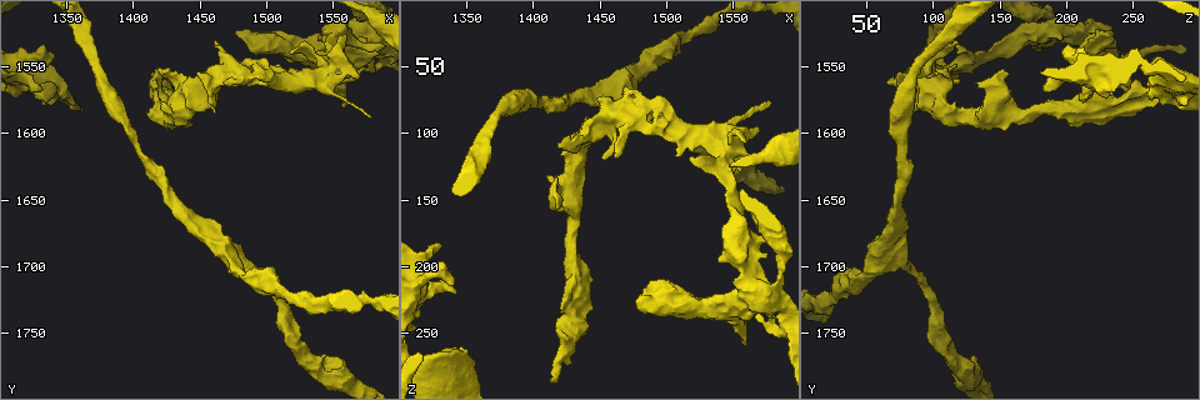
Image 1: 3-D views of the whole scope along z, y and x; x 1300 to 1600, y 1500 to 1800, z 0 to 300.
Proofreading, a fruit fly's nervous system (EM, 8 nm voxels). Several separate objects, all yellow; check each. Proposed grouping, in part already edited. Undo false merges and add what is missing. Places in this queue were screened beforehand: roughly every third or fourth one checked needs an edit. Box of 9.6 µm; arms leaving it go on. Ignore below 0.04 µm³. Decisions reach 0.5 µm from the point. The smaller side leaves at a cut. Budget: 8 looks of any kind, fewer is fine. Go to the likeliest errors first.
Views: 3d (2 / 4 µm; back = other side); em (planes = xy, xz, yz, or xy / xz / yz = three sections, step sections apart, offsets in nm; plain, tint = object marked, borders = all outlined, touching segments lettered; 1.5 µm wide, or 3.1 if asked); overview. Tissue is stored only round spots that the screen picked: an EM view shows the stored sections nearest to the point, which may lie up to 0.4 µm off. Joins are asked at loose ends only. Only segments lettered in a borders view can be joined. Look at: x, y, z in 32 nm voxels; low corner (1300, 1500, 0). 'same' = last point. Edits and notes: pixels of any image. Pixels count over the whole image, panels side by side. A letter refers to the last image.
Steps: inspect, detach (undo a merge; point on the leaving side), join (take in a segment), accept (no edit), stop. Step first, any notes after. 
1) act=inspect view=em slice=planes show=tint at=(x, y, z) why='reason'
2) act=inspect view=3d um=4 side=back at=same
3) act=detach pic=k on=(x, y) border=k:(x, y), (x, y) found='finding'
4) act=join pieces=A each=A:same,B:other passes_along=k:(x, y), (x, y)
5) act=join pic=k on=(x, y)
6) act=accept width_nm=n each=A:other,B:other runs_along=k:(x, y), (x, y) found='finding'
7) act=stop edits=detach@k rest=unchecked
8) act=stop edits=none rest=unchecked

act=inspect view=3d um=4 at=(1580, 1528, 220) why='calibre changes'

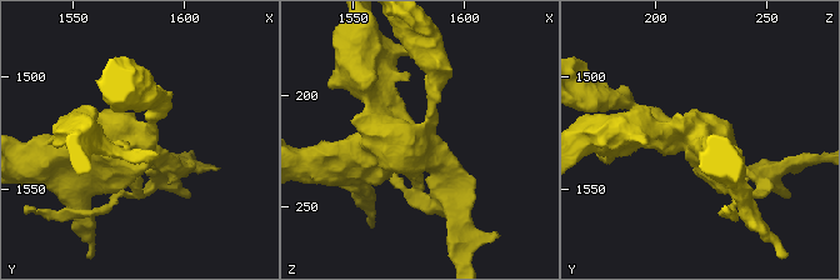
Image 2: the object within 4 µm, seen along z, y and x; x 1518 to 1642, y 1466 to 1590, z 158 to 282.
act=inspect view=em slice=planes show=borders at=(1578, 1528, 219) why='shape alone is not enough'

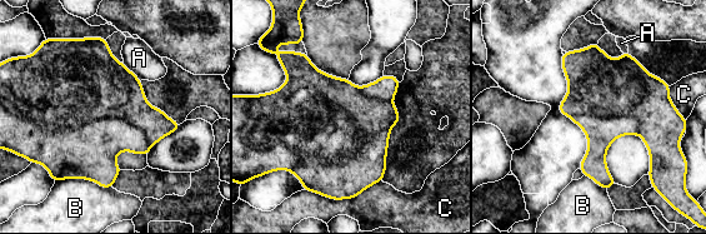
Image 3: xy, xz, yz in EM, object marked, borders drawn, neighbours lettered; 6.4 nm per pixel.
act=detach pic=3 on=(79, 84) longest_contact=C:300nm each=A:other,B:other,C:other found='two neurons meet here'

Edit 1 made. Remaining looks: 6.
act=inspect view=3d um=4 at=(1332, 1566, 182) why='free end'

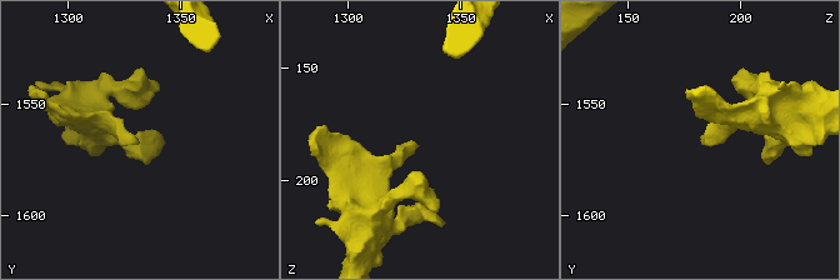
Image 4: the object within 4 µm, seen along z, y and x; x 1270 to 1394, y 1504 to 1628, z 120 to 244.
act=inspect view=em slice=planes show=tint at=(1330, 1567, 184) why='now the EM'

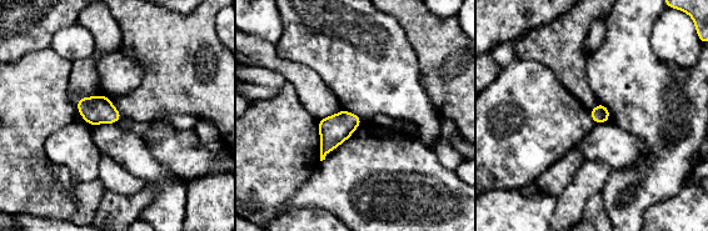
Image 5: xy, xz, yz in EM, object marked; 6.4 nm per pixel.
act=inspect view=em slice=planes show=borders at=same why='what lies round it'

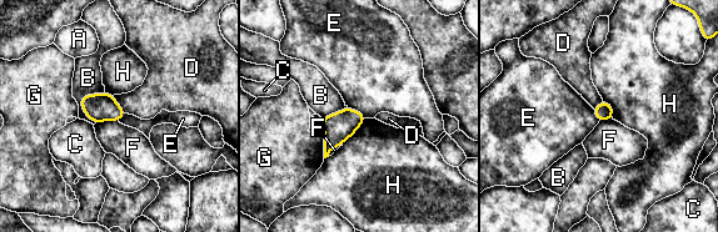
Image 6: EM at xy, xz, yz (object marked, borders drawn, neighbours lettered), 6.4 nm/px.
act=accept each=A:other,B:other,C:other,D:other,E:other,F:other,G:other,H:other border=6:(347, 105), (360, 111), (367, 117) found='no lettered segment goes on from it'

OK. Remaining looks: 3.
act=stop edits=detach@3 rest=unchecked

